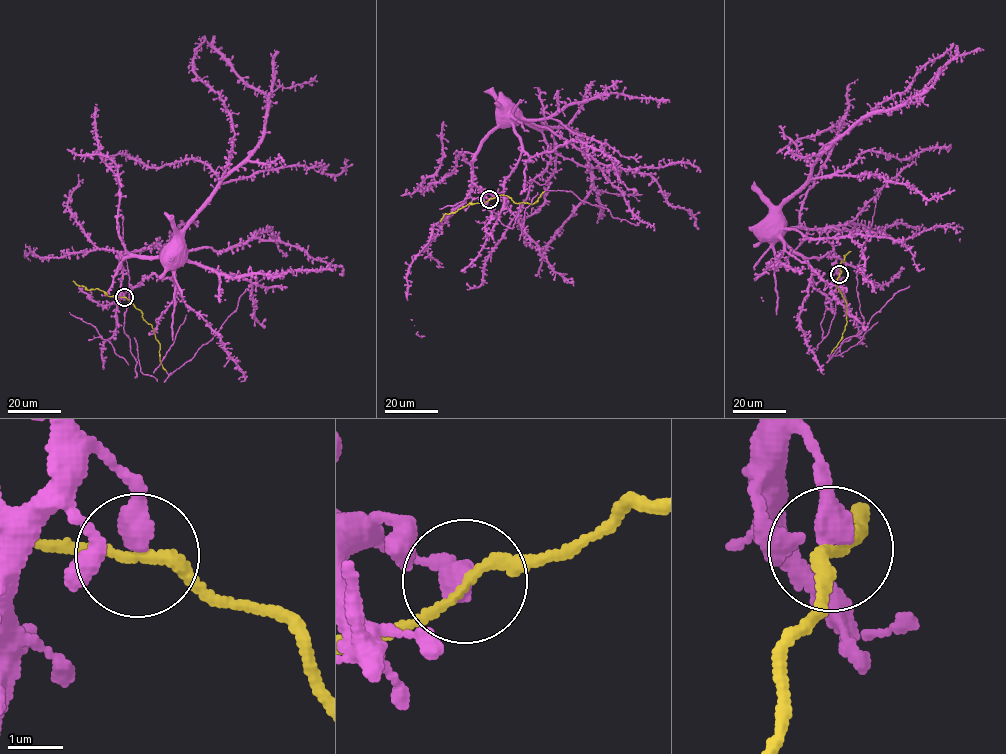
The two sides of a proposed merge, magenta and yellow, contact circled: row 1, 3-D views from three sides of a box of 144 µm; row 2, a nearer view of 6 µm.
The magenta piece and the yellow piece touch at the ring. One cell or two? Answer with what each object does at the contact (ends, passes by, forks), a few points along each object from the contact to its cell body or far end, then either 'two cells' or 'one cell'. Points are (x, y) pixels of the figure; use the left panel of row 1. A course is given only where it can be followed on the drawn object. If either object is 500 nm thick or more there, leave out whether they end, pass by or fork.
magenta ends; yellow passes by; course magenta (124, 297), (120, 289), (120, 257), (160, 258), (176, 263), (177, 254); course yellow (124, 297), (132, 301), (152, 326), (159, 344), (160, 363), (166, 371); one cell

